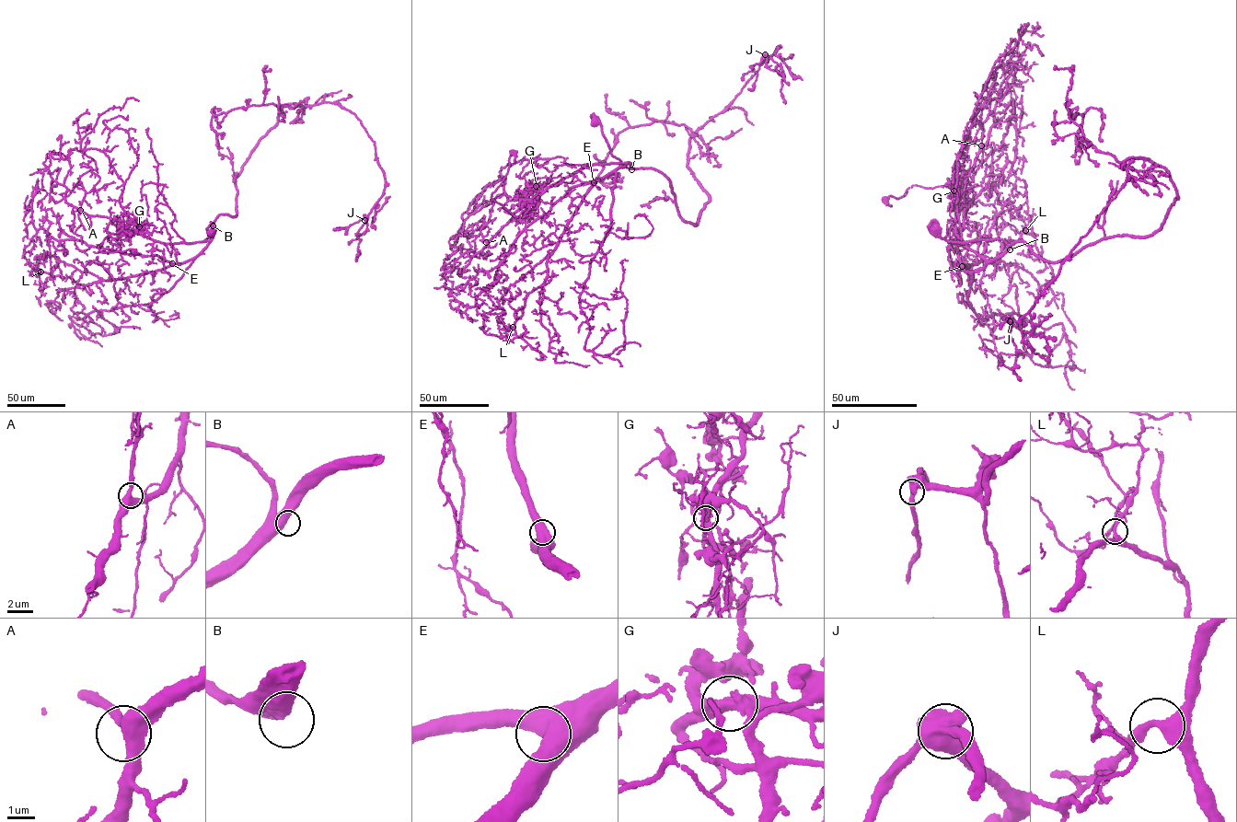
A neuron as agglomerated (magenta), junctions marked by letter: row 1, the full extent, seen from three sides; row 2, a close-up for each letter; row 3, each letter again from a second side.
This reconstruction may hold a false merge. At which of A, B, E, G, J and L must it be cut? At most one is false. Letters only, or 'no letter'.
G

